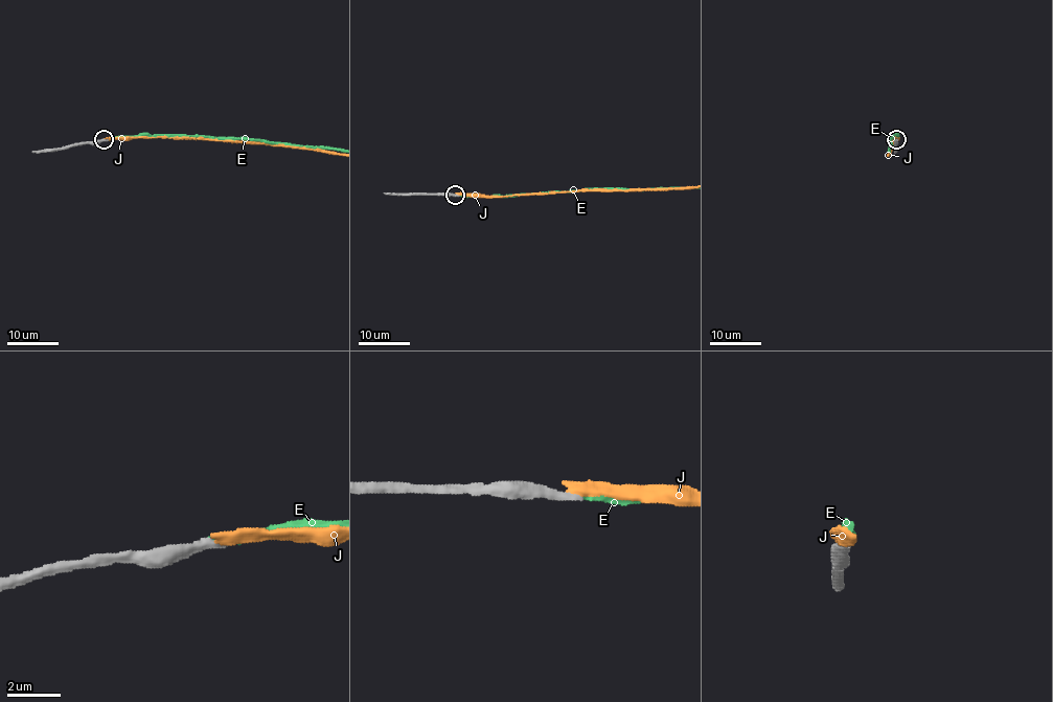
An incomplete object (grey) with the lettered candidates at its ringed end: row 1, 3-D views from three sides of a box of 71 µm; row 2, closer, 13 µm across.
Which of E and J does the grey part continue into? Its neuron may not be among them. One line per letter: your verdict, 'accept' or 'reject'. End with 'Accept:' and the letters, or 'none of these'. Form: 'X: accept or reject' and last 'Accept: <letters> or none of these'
E: accept
J: reject
Accept: E

